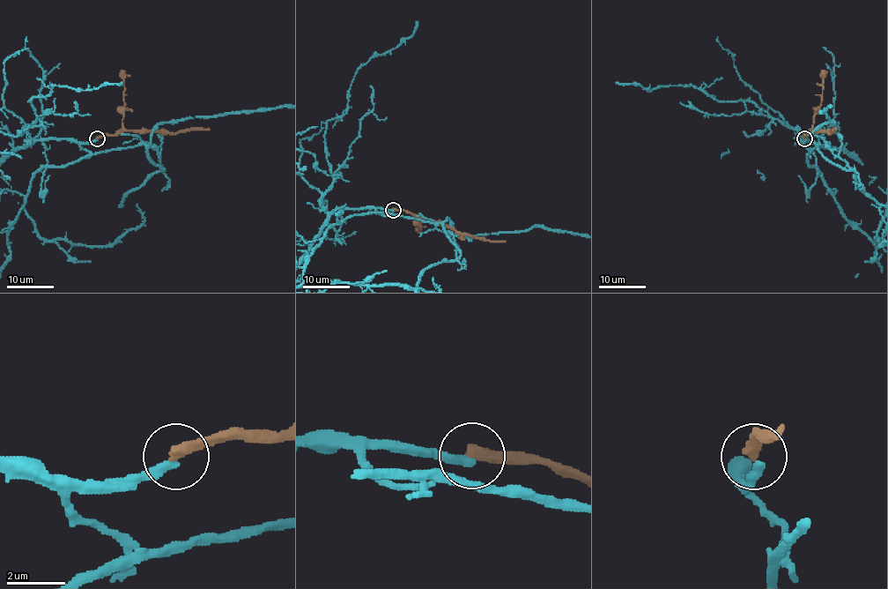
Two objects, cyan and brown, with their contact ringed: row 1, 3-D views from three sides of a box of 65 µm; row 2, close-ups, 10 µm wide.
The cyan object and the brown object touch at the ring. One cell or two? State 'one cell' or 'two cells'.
two cells

